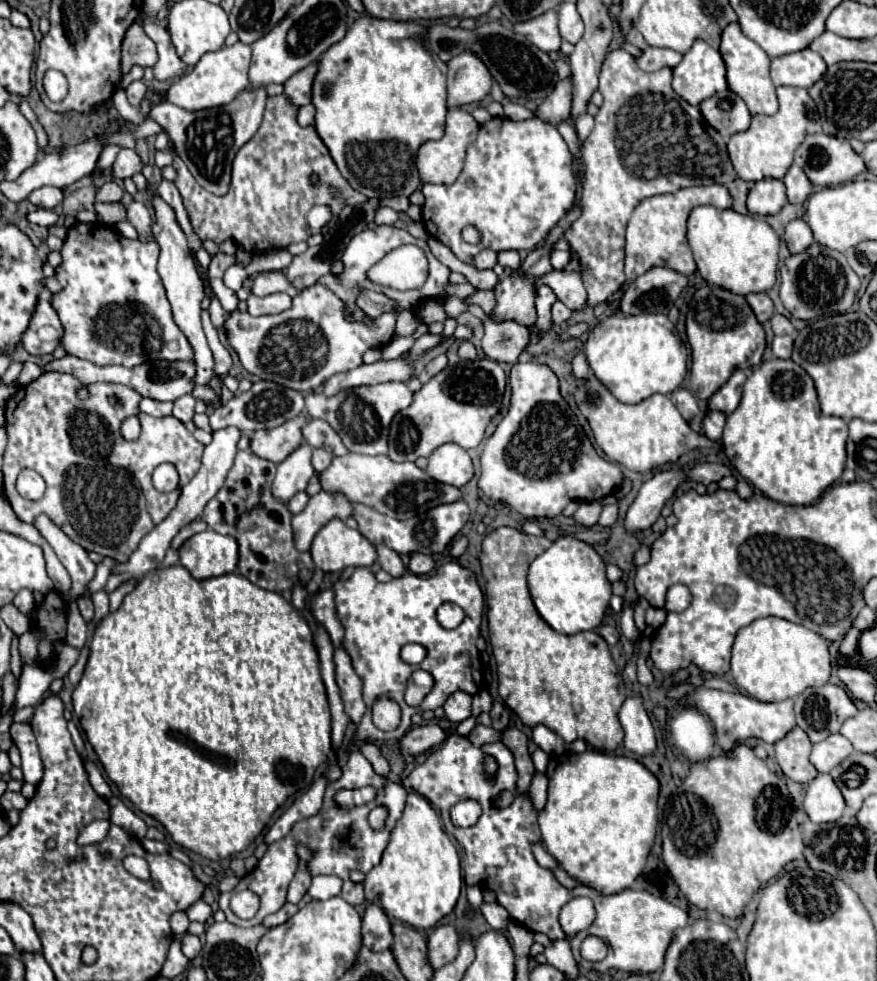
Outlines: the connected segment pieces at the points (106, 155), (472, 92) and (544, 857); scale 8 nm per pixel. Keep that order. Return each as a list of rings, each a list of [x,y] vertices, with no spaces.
[[[108,145],[108,147],[104,147],[104,151],[102,151],[100,159],[98,159],[98,167],[96,167],[96,169],[98,169],[98,171],[102,171],[102,169],[110,167],[110,165],[114,163],[114,159],[116,159],[118,151],[120,151],[120,147],[118,147],[118,145]]]
[[[462,51],[448,61],[448,107],[482,101],[492,87],[492,75],[478,55]]]
[[[534,843],[534,845],[532,845],[532,851],[534,851],[536,861],[538,861],[542,867],[550,867],[550,869],[554,869],[554,867],[558,865],[554,857],[550,857],[546,851],[542,851],[542,845],[540,845],[540,843]]]

